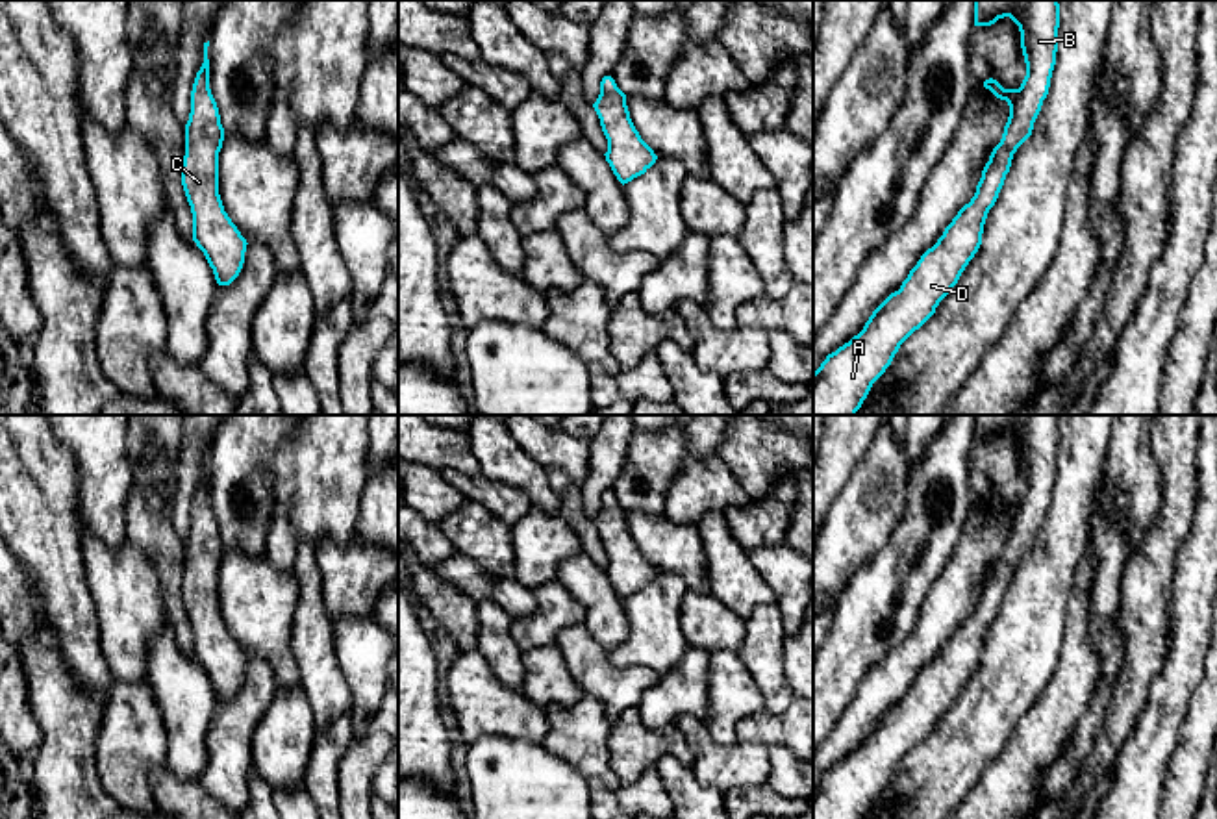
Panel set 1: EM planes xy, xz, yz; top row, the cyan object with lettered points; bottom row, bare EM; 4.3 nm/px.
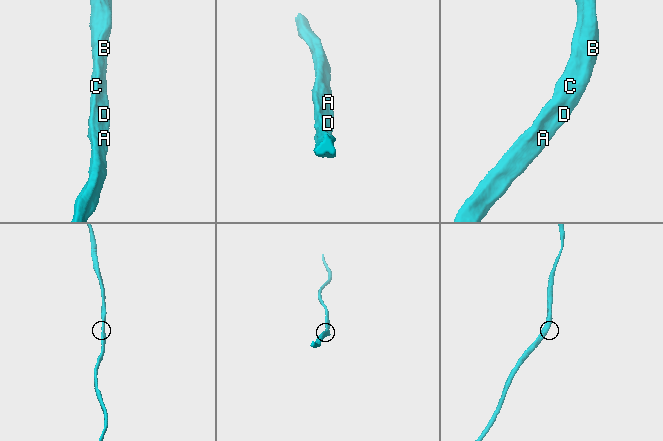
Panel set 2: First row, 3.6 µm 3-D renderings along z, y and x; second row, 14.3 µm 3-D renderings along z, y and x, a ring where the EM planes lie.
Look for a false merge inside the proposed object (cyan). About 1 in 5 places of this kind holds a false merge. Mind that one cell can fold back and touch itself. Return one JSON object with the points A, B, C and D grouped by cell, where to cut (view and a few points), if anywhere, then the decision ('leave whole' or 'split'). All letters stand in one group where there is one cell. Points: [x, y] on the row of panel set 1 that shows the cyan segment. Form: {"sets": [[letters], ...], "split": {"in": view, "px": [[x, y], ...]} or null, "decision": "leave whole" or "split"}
{"sets": [["A", "B", "C", "D"]], "split": null, "decision": "leave whole"}

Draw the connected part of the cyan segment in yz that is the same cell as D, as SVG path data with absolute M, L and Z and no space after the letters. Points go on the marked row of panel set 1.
M974 0L974 26L991 26L1004 17L1019 26L1026 76L1019 89L1004 89L993 78L984 82L985 89L1010 106L1002 139L993 148L971 202L921 256L900 289L872 311L858 335L828 354L813 372L813 415L856 415L900 345L935 313L982 245L987 213L998 198L1013 154L1032 135L1048 94L1058 52L1060 4Z

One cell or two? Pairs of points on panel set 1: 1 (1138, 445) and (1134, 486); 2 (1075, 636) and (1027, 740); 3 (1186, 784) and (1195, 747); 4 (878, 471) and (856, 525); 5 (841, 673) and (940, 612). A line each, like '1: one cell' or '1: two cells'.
1: one cell
2: one cell
3: one cell
4: one cell
5: two cells

